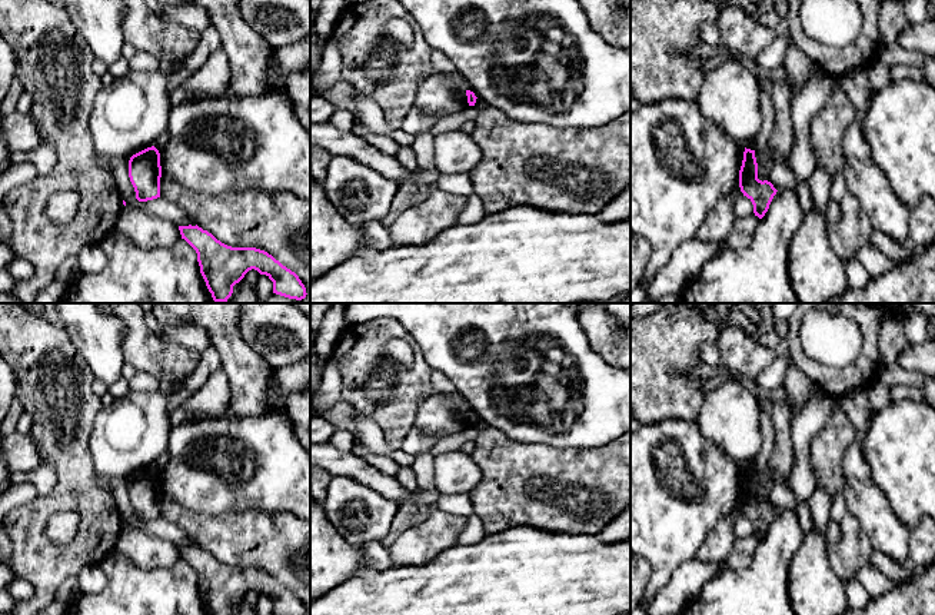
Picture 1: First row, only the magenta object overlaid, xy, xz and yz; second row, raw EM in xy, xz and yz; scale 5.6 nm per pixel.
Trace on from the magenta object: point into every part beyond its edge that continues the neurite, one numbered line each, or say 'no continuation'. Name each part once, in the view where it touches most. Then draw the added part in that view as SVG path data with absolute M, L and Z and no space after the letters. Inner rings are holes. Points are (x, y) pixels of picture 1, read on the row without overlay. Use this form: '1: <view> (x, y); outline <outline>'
no continuation

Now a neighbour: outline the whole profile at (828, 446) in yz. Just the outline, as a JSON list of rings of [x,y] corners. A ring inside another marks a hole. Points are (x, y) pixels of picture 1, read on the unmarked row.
[[[836,405],[826,425],[811,439],[809,455],[815,472],[816,489],[835,496],[844,492],[846,476],[842,462],[856,436],[841,405]]]

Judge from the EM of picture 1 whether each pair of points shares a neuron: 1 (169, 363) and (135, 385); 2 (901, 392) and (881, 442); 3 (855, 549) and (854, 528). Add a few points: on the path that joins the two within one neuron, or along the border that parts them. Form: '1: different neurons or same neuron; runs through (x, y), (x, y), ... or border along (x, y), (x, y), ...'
1: different neurons; border along (137, 369), (150, 372), (159, 379)
2: different neurons; border along (919, 399), (898, 399), (892, 402)
3: same neuron; runs through (854, 544), (854, 534)

